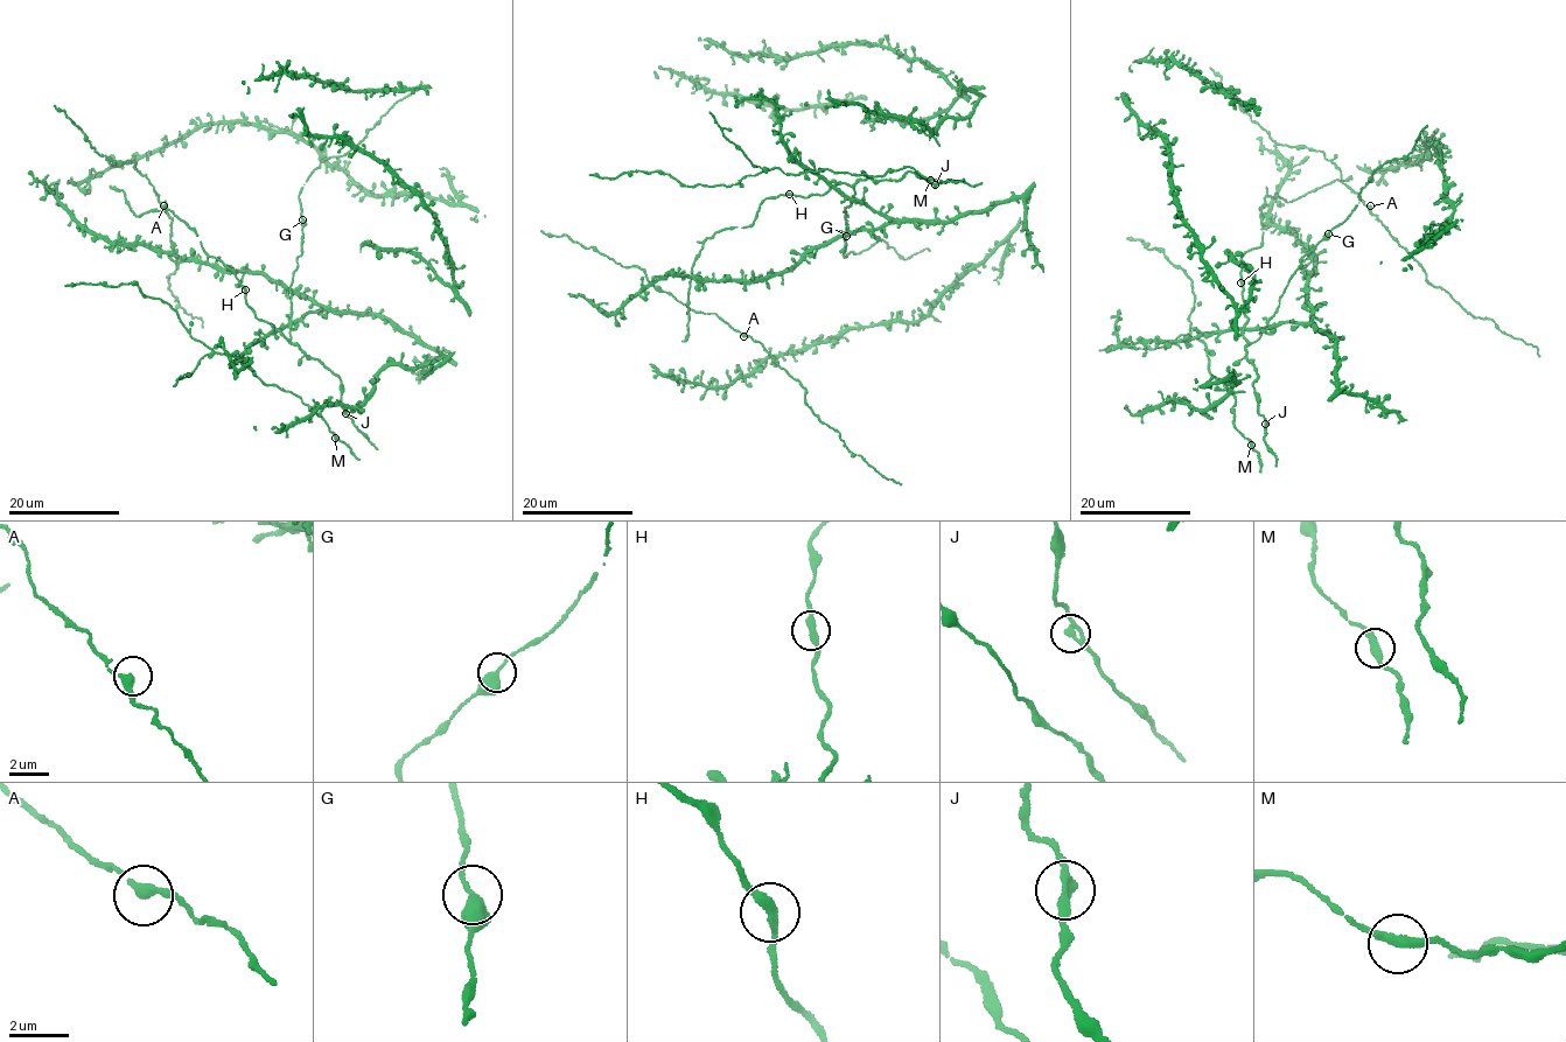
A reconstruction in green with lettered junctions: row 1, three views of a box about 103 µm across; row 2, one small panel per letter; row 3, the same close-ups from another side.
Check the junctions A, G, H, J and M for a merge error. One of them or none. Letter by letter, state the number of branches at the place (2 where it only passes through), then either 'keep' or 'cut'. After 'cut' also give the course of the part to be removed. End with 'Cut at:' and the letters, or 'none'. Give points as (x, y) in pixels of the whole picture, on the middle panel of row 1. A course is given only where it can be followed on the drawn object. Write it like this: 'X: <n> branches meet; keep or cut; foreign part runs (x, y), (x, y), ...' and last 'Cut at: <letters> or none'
A: 2 branches meet; keep
G: 2 branches meet; keep
H: 2 branches meet; keep
J: 2 branches meet; keep
M: 2 branches meet; keep
Cut at: none

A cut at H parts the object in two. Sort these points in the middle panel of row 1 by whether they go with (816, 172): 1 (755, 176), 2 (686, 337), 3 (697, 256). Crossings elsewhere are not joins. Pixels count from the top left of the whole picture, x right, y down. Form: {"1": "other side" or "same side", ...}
{"1": "same side", "2": "other side", "3": "other side"}

